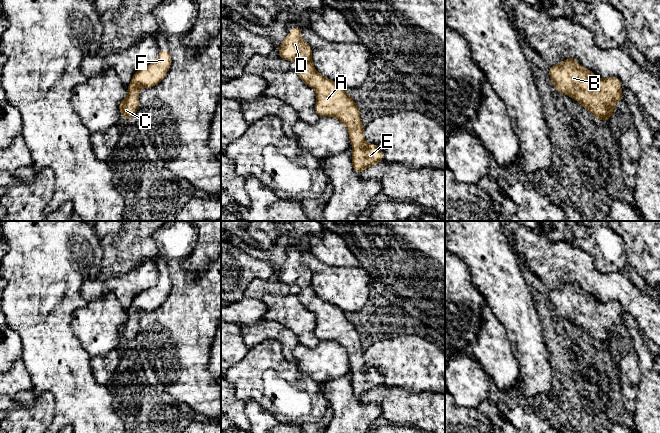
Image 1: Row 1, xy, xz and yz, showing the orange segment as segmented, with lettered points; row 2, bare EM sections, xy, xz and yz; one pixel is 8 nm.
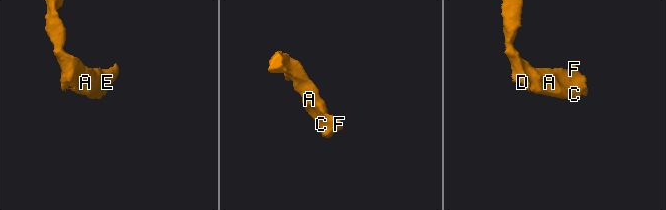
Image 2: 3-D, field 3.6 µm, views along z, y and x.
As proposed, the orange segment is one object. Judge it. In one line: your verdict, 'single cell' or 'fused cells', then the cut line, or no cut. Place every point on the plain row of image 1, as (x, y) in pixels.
single cell; cut none

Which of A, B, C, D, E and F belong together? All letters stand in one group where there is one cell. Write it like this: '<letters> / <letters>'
A B C D E F

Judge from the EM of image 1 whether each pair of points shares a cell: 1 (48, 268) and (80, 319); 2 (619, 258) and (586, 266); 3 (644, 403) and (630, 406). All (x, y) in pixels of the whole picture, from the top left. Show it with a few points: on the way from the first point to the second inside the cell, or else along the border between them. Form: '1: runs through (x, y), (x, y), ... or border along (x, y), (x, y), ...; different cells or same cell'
1: border along (87, 302), (72, 313), (70, 321), (72, 333); different cells
2: border along (578, 247), (592, 258), (599, 271), (616, 272); different cells
3: border along (639, 382), (636, 393), (636, 409), (632, 417); different cells

